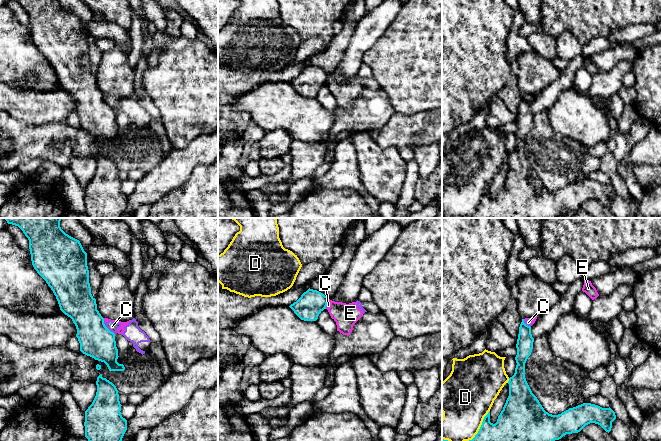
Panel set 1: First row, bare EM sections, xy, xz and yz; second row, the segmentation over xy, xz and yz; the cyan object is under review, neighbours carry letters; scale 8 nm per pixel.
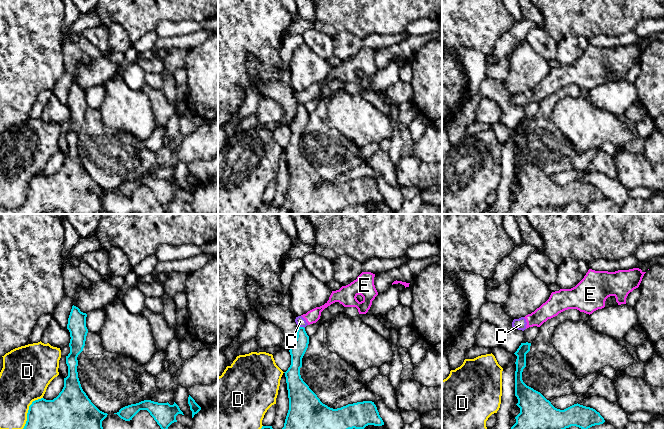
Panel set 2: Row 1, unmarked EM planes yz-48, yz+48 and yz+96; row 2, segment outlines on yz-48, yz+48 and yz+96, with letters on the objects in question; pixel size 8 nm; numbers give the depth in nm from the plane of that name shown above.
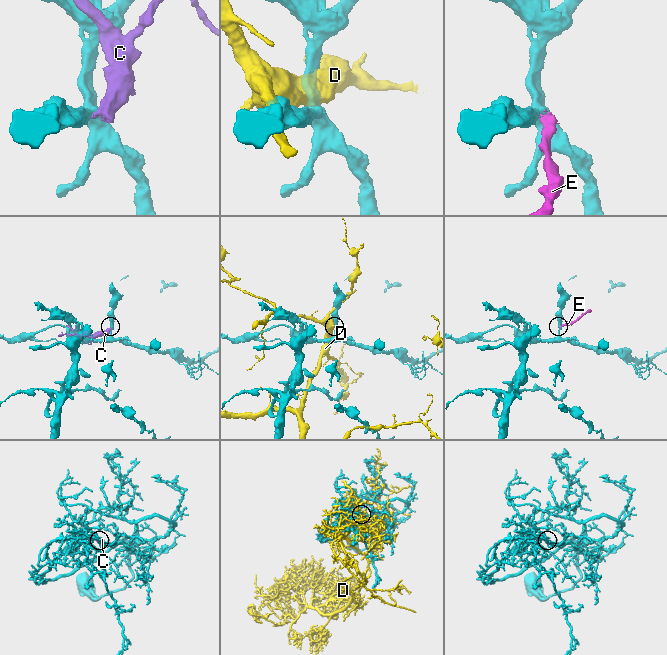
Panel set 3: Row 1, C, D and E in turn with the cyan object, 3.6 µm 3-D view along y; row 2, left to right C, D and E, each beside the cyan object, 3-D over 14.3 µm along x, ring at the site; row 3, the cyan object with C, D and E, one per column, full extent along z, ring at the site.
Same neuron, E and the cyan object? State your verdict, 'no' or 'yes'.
no

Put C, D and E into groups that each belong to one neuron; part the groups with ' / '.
C E / D

